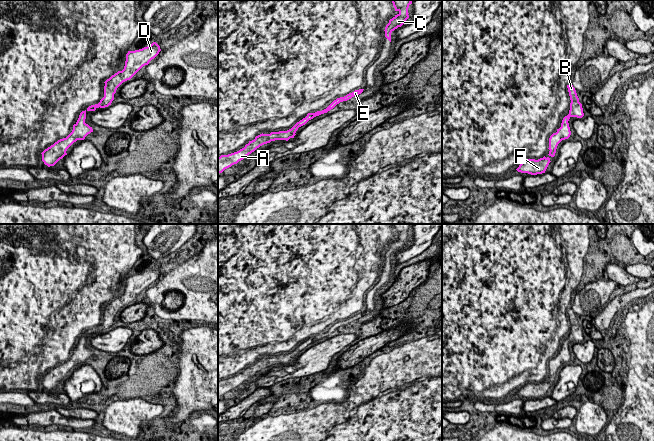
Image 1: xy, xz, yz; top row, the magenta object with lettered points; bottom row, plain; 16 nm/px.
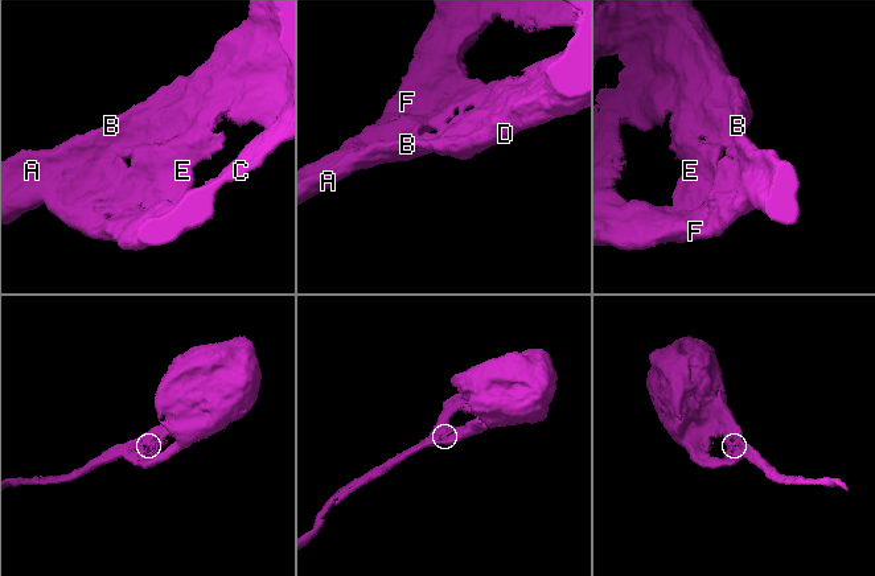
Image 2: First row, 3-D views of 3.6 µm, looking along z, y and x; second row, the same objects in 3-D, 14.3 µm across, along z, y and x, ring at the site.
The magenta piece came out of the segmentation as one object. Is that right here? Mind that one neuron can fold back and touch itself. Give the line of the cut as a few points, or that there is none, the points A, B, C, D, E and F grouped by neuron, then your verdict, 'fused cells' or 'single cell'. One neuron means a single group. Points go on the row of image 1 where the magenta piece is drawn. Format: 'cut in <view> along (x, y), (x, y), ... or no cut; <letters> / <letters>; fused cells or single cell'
no cut; A B C D E F; single cell

